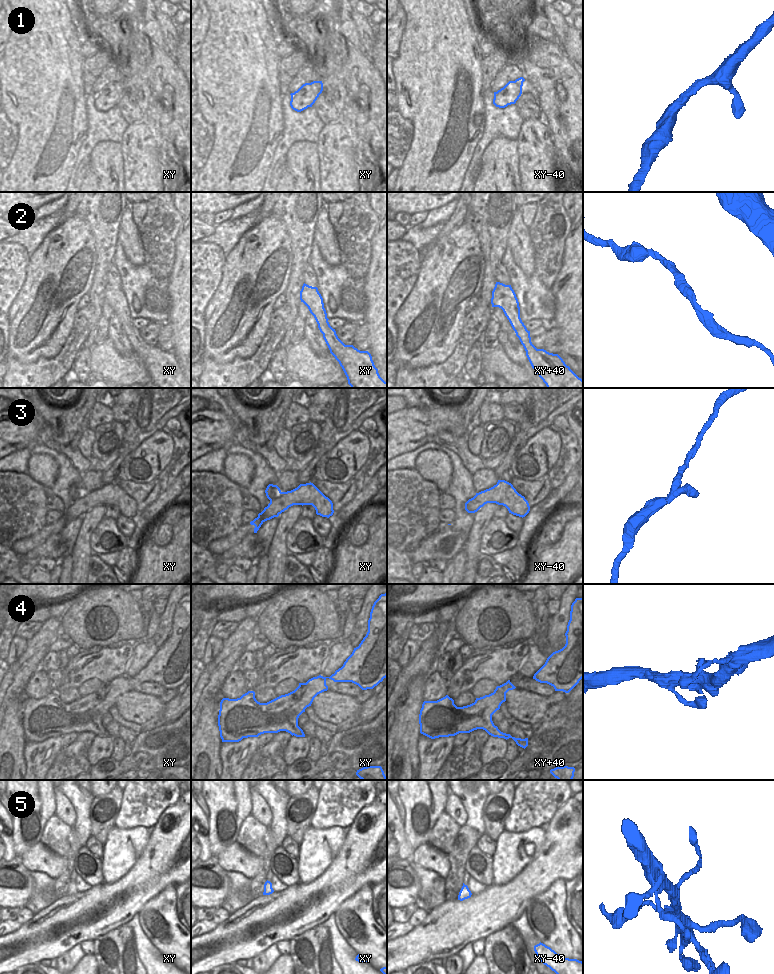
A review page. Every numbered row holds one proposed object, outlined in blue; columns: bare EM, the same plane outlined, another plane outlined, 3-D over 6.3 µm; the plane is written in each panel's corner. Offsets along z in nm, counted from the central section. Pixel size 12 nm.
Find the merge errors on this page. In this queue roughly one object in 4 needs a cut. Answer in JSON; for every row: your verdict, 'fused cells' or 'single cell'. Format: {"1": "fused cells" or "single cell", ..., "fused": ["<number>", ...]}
{"1": "single cell", "2": "single cell", "3": "fused cells", "4": "single cell", "5": "single cell", "fused": ["3"]}

